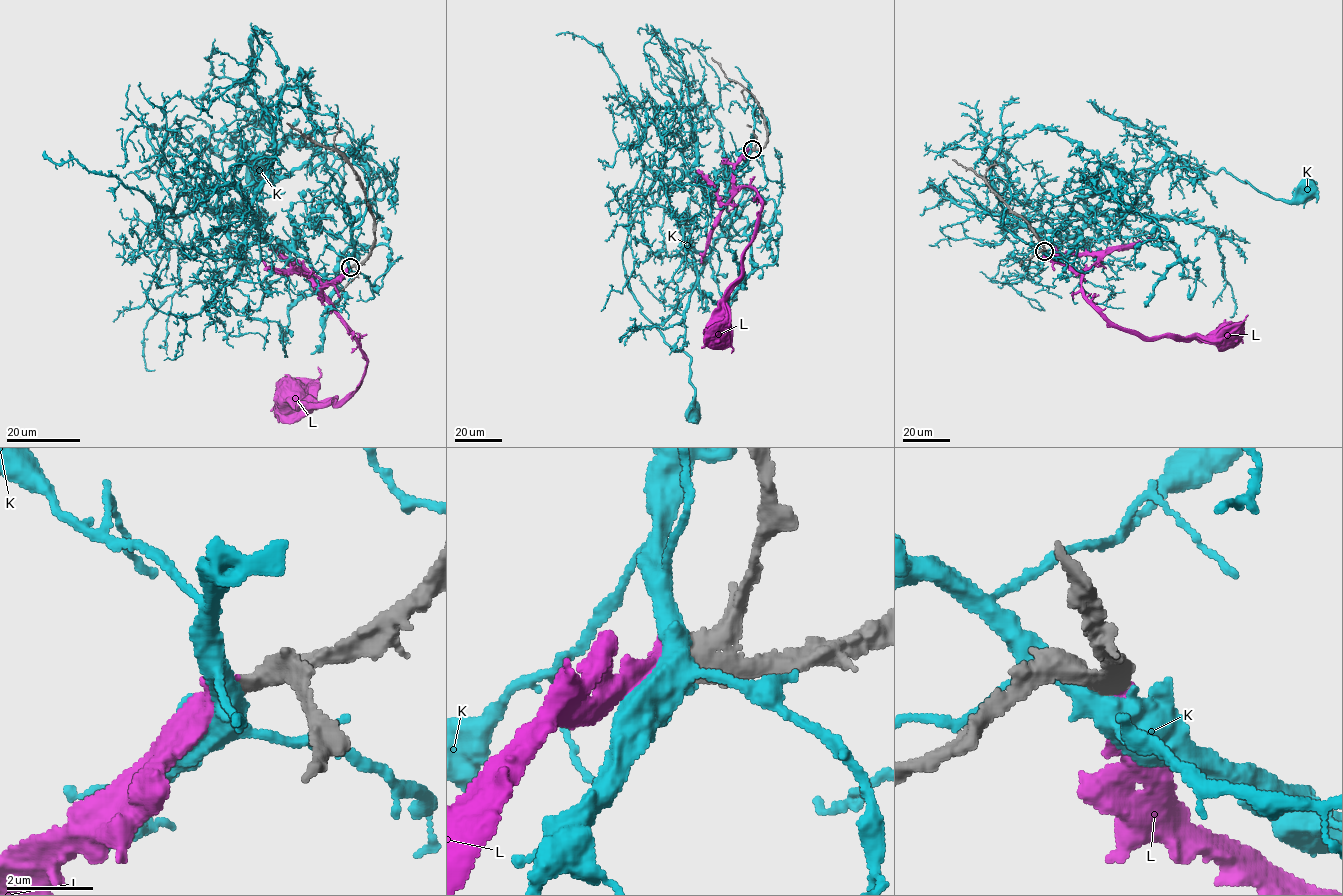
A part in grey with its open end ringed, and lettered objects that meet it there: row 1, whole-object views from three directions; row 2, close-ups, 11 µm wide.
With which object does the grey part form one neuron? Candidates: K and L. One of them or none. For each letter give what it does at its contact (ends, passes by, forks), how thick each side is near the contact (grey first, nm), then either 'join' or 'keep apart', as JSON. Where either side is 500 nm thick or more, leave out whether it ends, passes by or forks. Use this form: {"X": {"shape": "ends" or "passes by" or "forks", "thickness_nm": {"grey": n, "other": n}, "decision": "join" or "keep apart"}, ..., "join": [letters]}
{"K": {"thickness_nm": {"grey": 500, "other": 440}, "decision": "keep apart"}, "L": {"thickness_nm": {"grey": 550, "other": 600}, "decision": "join"}, "join": ["L"]}

